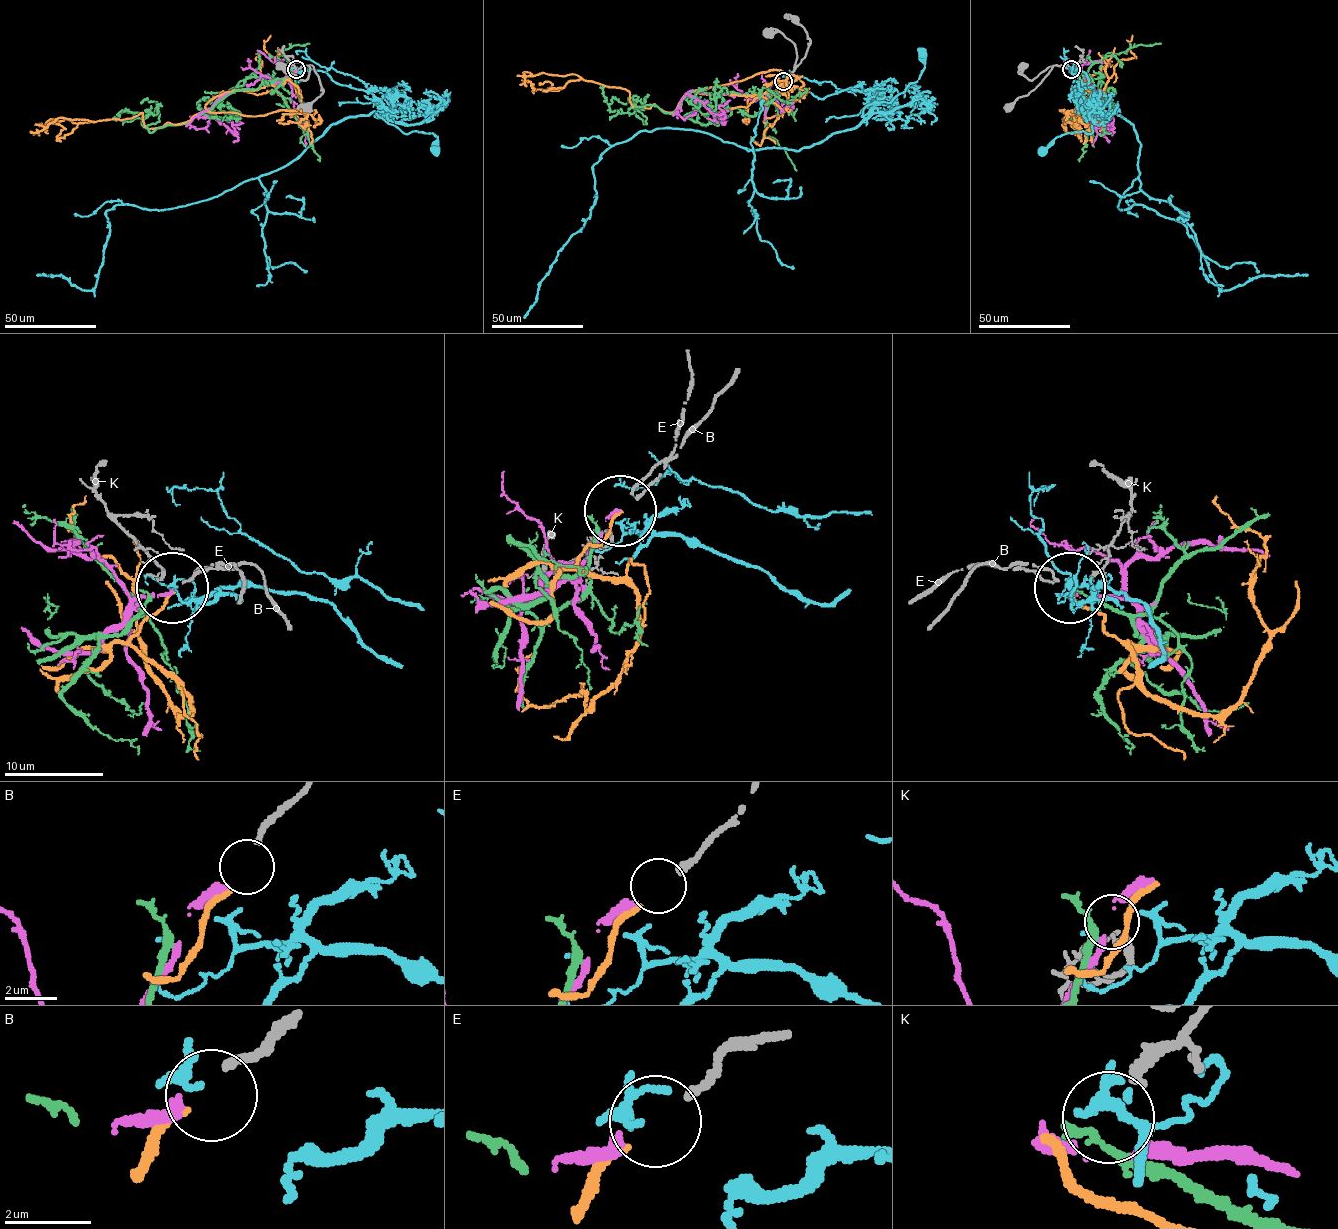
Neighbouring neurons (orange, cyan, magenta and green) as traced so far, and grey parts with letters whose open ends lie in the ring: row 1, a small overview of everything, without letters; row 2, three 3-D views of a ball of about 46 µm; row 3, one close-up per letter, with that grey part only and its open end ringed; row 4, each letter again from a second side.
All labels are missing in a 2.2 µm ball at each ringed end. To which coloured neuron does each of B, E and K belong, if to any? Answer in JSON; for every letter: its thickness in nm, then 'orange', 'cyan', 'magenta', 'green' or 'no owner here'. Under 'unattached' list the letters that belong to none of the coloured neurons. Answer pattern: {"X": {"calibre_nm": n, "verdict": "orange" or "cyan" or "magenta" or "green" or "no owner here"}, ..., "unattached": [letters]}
{"B": {"calibre_nm": 200, "verdict": "orange"}, "E": {"calibre_nm": 190, "verdict": "magenta"}, "K": {"calibre_nm": 200, "verdict": "no owner here"}, "unattached": ["K"]}

